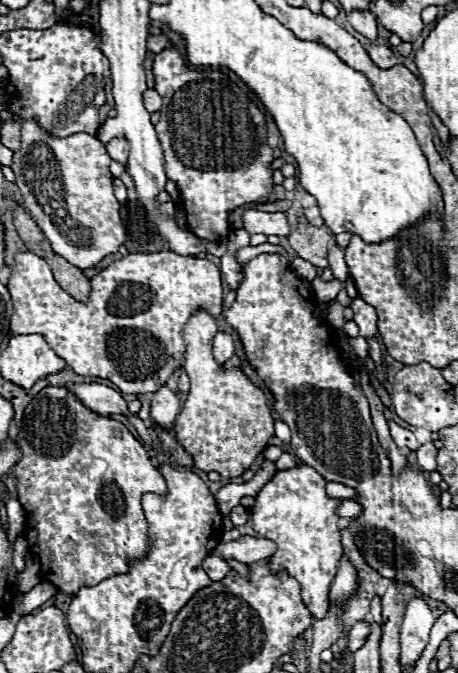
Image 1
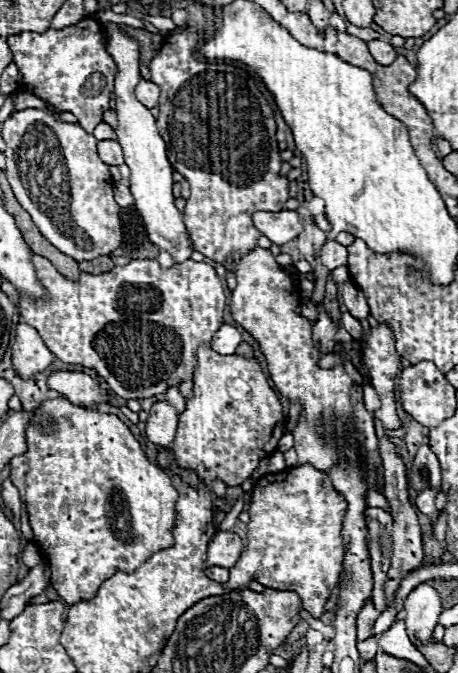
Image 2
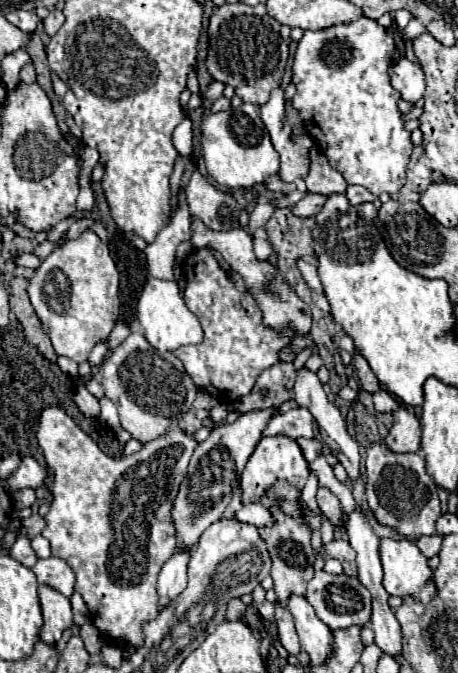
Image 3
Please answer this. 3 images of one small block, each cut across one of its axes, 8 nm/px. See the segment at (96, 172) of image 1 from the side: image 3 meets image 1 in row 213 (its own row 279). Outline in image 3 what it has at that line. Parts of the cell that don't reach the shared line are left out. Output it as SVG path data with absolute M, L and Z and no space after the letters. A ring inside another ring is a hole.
M92 230L68 240L42 260L34 276L28 280L26 292L42 322L42 330L50 336L58 356L68 356L80 364L88 360L94 344L108 338L120 314L118 280L120 274L108 246Z

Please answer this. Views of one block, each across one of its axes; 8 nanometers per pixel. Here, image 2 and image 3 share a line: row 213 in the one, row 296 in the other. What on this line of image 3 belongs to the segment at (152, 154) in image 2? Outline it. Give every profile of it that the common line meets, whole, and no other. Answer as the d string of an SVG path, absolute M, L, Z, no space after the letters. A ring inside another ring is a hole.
M150 276L148 282L144 284L142 292L140 292L138 306L136 306L136 316L138 316L140 326L144 328L146 340L158 352L166 352L166 350L172 352L178 346L198 344L202 340L202 326L194 318L194 314L190 314L190 310L186 308L176 282L166 282L166 280L158 280L158 278Z

